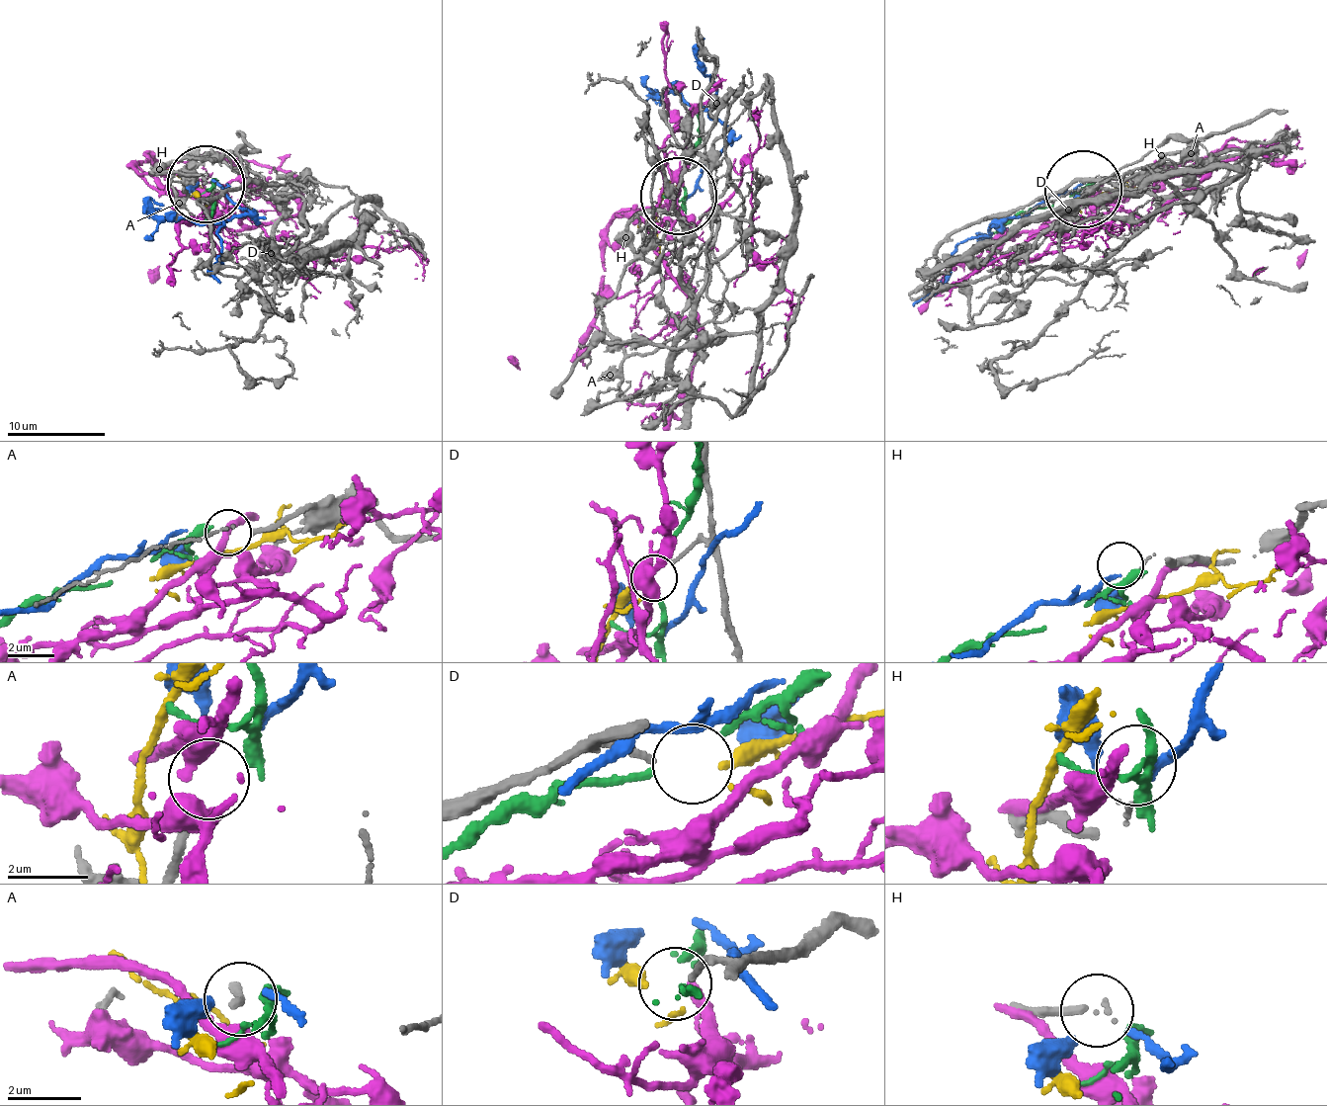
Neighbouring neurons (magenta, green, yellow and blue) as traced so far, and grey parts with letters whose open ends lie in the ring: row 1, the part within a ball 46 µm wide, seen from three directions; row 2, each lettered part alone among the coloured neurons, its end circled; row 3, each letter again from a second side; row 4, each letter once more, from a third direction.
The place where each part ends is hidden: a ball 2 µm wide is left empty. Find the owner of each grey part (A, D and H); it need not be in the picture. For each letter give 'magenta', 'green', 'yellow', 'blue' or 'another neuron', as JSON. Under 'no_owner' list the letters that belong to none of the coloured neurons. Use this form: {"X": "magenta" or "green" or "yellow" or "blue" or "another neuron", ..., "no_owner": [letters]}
{"A": "another neuron", "D": "yellow", "H": "blue", "no_owner": ["A"]}

